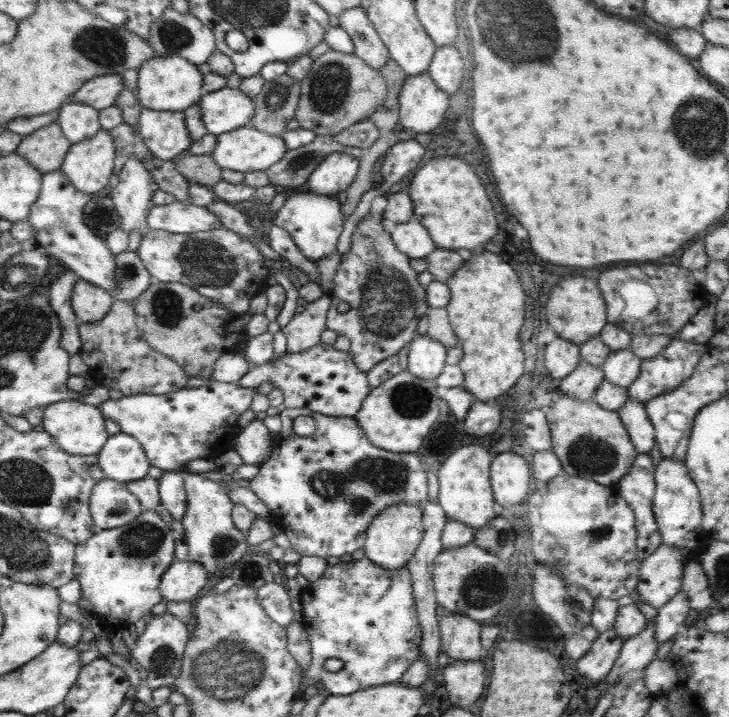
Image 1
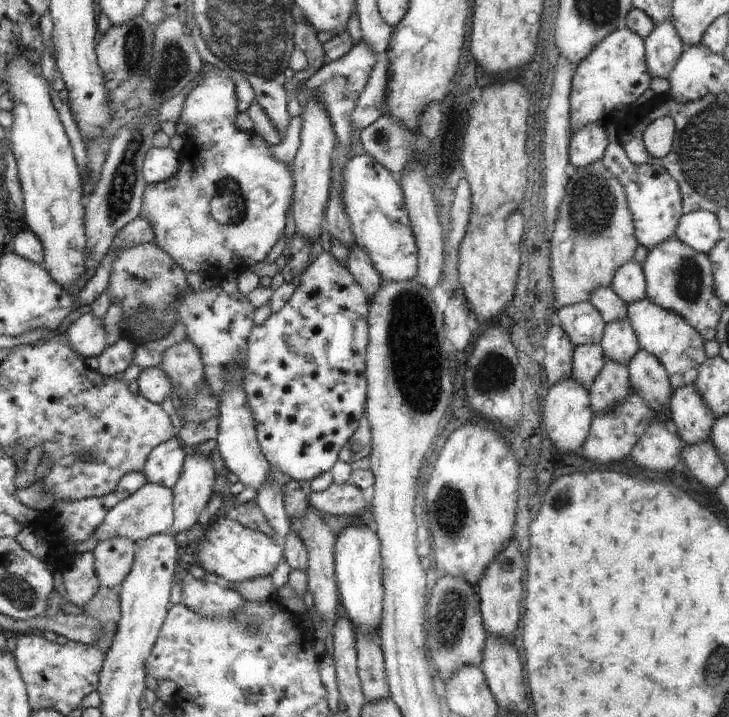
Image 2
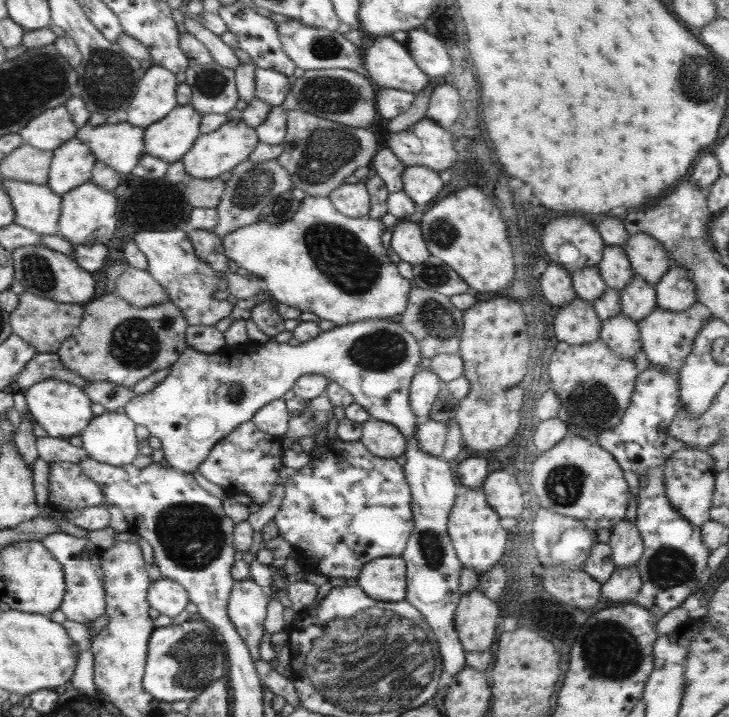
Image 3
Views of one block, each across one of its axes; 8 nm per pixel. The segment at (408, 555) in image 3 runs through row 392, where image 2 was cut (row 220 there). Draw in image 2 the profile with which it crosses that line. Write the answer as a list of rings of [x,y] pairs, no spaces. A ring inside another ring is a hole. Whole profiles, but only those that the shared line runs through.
[[[204,64],[201,68],[201,72],[204,76],[200,78],[198,86],[184,99],[180,116],[177,118],[178,122],[182,122],[182,124],[188,126],[188,132],[186,132],[187,136],[184,138],[185,145],[180,152],[181,168],[168,180],[146,184],[139,218],[148,222],[149,227],[152,228],[155,234],[155,244],[164,252],[167,252],[168,256],[171,256],[172,260],[180,266],[180,268],[183,268],[184,272],[205,272],[214,282],[218,282],[227,272],[234,271],[236,274],[240,274],[246,268],[248,270],[249,266],[252,266],[252,264],[264,261],[268,252],[270,252],[274,244],[278,242],[280,234],[284,232],[286,212],[288,212],[290,200],[293,198],[295,180],[285,163],[276,161],[269,155],[268,147],[270,145],[265,142],[261,136],[257,135],[254,131],[241,131],[235,127],[236,116],[238,116],[240,110],[236,88],[234,82],[230,80],[230,76],[213,64]],[[354,155],[341,171],[341,199],[355,238],[384,279],[403,281],[417,275],[416,237],[412,232],[401,186],[370,155]]]

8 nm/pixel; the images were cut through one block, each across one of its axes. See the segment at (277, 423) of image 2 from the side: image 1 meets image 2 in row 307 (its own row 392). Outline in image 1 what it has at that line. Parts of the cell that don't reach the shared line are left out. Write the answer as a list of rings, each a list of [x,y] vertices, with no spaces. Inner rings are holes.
[[[320,342],[308,350],[296,352],[296,354],[286,353],[275,361],[268,360],[266,364],[248,370],[236,384],[238,387],[253,390],[257,389],[263,382],[273,381],[274,387],[282,390],[285,408],[306,407],[326,416],[354,417],[371,390],[368,387],[366,373],[361,372],[355,365],[349,352],[339,351],[332,344]]]

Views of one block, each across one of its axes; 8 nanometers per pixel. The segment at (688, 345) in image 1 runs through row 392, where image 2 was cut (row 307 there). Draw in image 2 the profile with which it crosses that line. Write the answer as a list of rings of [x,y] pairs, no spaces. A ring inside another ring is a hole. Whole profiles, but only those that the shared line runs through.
[[[647,297],[627,305],[627,318],[636,333],[639,348],[655,356],[667,372],[673,389],[692,385],[698,376],[700,365],[707,359],[704,353],[704,340],[674,311],[654,304]]]

